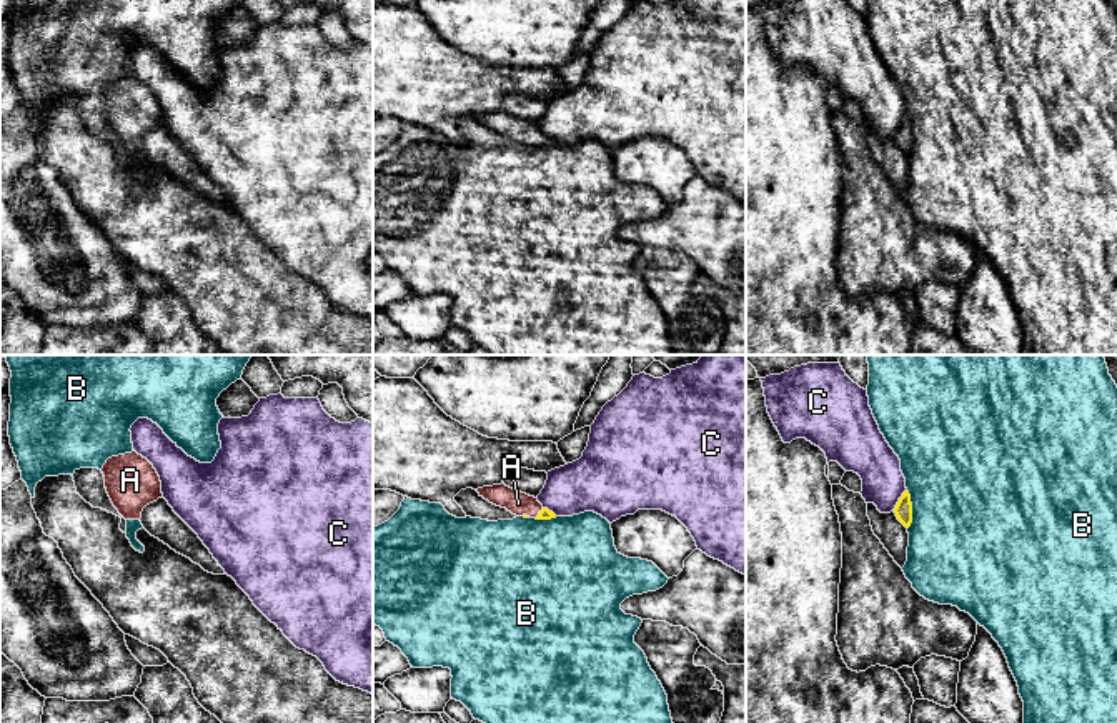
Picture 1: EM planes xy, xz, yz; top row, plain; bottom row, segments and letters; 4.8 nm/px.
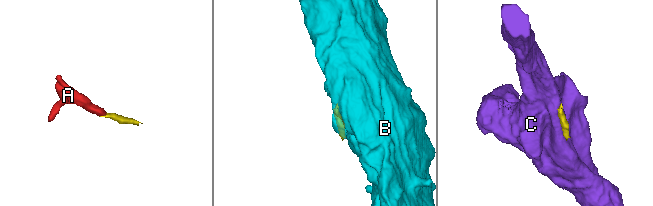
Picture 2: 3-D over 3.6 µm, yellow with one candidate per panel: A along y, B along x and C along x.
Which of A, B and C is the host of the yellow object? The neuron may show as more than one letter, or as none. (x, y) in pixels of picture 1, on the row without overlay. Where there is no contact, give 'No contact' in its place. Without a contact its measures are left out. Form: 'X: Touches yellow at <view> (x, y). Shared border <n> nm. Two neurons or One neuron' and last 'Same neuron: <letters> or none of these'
A: Touches yellow at xz (540, 140). Shared border 60 nm. One neuron
B: Touches yellow at yz (911, 137). Shared border 190 nm. Two neurons
C: Touches yellow at yz (899, 127). Shared border 130 nm. Two neurons
Same neuron: A

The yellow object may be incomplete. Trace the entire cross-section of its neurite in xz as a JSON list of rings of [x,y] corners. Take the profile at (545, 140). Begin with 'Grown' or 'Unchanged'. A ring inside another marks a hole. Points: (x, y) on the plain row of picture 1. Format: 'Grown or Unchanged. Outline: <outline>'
Grown. Outline: [[[504,110],[483,113],[476,117],[479,123],[488,127],[489,130],[506,135],[516,143],[536,145],[536,147],[551,147],[556,145],[553,138],[544,135],[538,125],[529,123],[526,120],[516,118]]]

